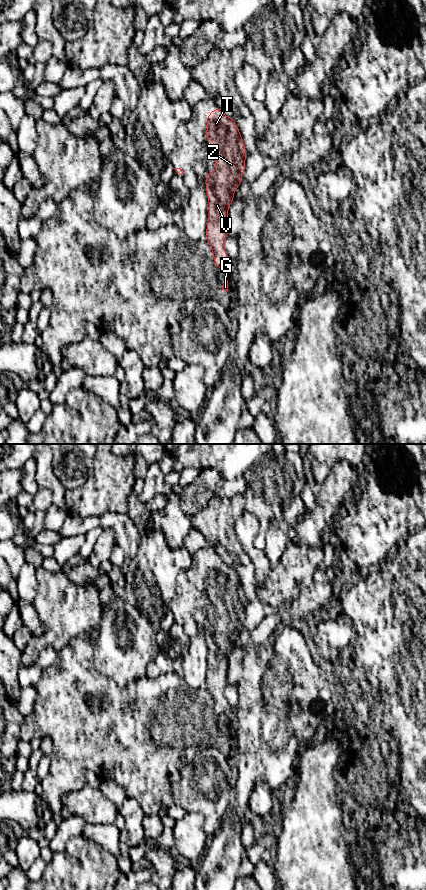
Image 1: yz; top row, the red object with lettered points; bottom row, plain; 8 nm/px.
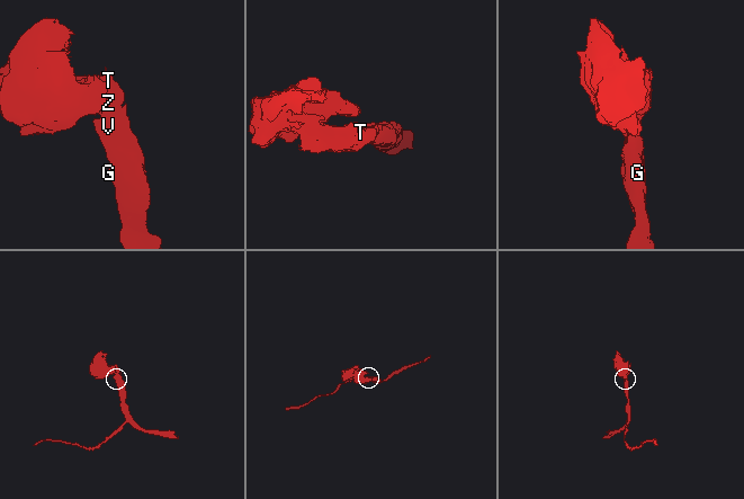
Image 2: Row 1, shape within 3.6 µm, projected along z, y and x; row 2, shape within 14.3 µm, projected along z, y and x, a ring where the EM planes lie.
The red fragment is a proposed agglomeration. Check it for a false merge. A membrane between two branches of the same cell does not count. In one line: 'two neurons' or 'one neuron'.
one neuron

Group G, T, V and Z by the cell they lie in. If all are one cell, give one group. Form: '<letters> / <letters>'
G T V Z

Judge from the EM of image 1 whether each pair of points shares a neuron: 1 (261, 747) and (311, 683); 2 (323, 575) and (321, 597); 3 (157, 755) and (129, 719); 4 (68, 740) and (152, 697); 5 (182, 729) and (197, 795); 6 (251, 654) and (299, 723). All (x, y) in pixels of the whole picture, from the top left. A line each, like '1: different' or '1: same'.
1: same
2: same
3: same
4: same
5: different
6: same

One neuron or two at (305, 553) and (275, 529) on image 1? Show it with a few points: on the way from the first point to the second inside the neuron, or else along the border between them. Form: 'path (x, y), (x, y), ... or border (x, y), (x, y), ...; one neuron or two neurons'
border (290, 540), (278, 561); two neurons

